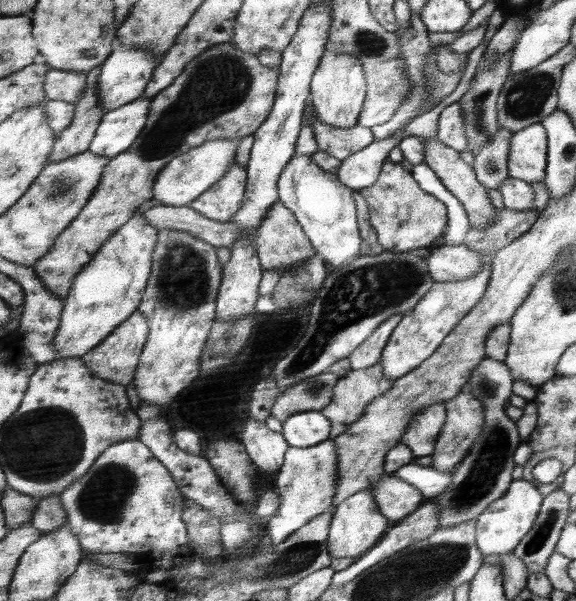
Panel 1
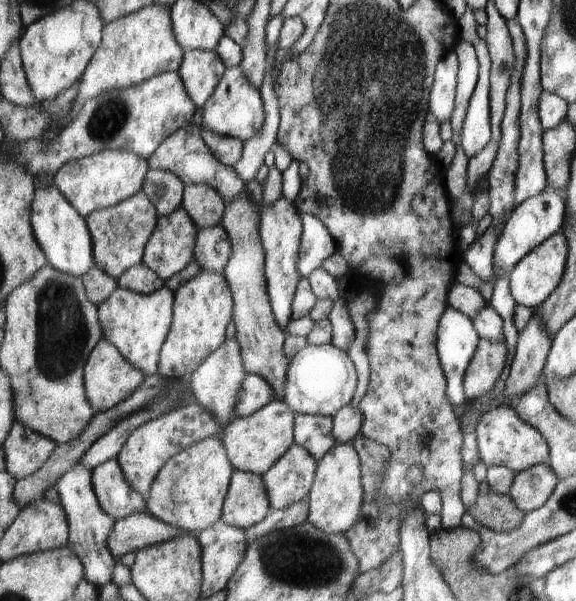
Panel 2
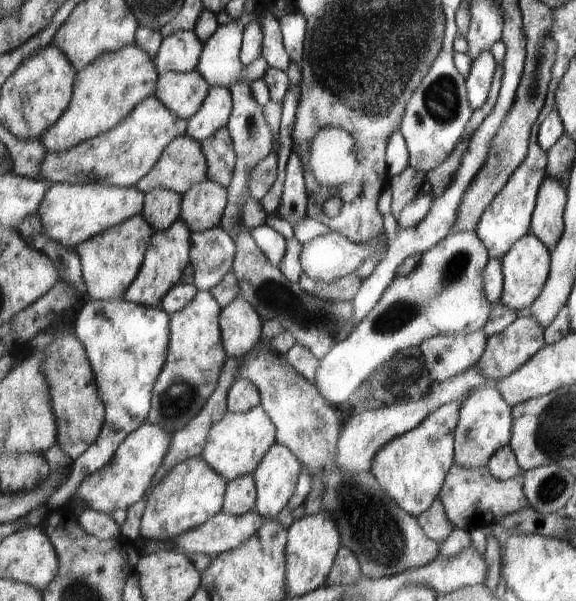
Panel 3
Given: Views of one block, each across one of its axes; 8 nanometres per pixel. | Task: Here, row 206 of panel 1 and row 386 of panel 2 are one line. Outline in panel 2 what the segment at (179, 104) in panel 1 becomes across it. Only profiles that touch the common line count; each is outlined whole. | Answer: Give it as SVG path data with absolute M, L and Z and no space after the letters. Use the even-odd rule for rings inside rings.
M107 339L99 341L99 344L93 349L91 356L84 370L84 381L86 386L86 395L96 413L102 413L121 404L131 396L146 381L146 376L131 366L121 351L113 346Z

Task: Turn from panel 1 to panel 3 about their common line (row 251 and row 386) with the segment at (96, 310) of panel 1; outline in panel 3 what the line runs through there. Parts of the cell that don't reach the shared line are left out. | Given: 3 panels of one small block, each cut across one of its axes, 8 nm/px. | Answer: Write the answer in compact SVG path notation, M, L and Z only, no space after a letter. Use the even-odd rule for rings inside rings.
M86 298L74 322L74 332L86 346L87 356L98 379L99 394L106 406L106 421L98 441L73 459L66 480L46 502L50 510L66 505L85 477L107 466L123 441L149 418L155 383L166 364L170 348L170 314L163 309L141 306L124 298Z

